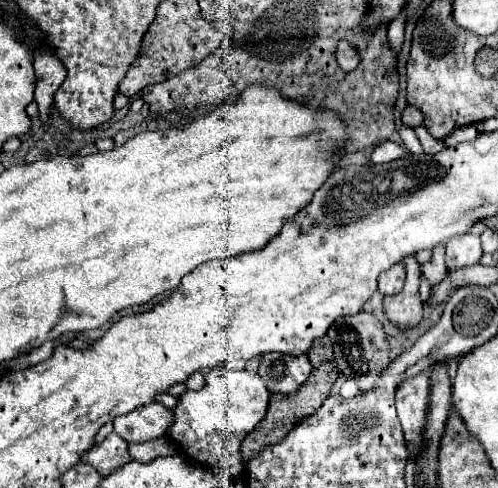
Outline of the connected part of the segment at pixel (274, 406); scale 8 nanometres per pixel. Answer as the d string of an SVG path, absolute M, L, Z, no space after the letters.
M327 362L327 364L321 364L319 368L315 368L311 372L311 376L307 378L307 382L303 384L303 388L299 388L295 394L287 394L287 396L279 396L279 394L273 394L271 396L271 402L269 402L269 410L267 410L267 416L261 420L261 424L243 440L241 444L241 458L243 462L247 464L247 460L251 456L255 456L259 450L263 450L267 444L277 444L279 440L283 440L283 436L295 426L299 424L299 420L305 420L307 416L311 416L319 404L329 396L329 390L331 386L335 384L335 378L337 378L337 370L335 370L335 364Z

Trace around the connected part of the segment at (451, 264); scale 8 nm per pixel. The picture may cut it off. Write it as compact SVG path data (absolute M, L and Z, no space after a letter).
M467 232L463 236L455 236L455 240L447 242L447 268L463 268L477 264L481 258L481 238Z

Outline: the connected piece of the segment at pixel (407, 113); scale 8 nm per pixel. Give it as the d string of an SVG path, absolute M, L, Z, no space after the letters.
M407 106L407 108L403 110L403 124L409 126L409 128L417 128L417 126L423 124L423 114L421 114L417 108Z

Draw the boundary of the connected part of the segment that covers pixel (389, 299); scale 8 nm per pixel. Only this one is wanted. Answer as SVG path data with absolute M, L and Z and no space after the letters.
M413 256L405 258L407 266L407 280L405 288L395 294L395 296L385 296L383 298L383 310L389 318L391 324L395 324L399 330L413 328L423 320L423 302L419 298L419 276L421 276L421 266Z

